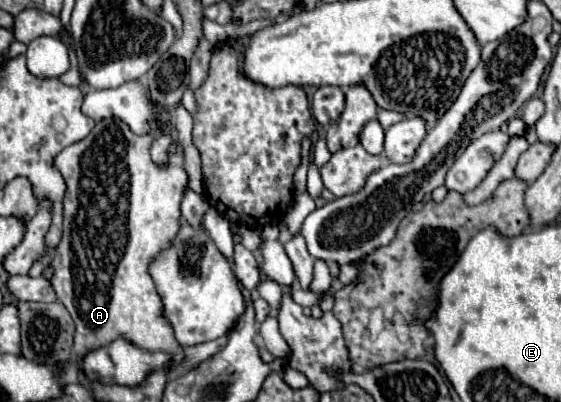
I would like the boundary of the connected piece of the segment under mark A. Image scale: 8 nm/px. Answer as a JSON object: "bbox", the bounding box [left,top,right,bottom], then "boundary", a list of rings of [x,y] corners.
{"bbox":[50,118,188,370],"boundary":[[[120,118],[112,120],[100,120],[90,130],[90,134],[64,148],[56,160],[54,166],[60,170],[64,182],[66,182],[66,194],[64,194],[64,228],[62,228],[62,240],[52,250],[50,270],[52,270],[52,286],[58,294],[58,300],[68,308],[68,312],[74,318],[76,332],[74,332],[74,352],[76,360],[84,358],[90,350],[102,348],[116,338],[124,338],[148,352],[166,352],[172,356],[170,370],[178,366],[184,358],[184,348],[178,344],[172,324],[164,316],[164,304],[162,298],[154,286],[152,276],[148,274],[148,266],[160,254],[166,250],[174,236],[182,228],[182,214],[180,214],[180,202],[184,198],[184,192],[188,190],[188,174],[184,170],[184,154],[174,138],[170,150],[168,150],[168,164],[158,166],[150,158],[150,146],[160,134],[172,134],[174,124],[172,122],[156,122],[156,130],[152,134],[134,134],[128,124],[124,124]]]}

